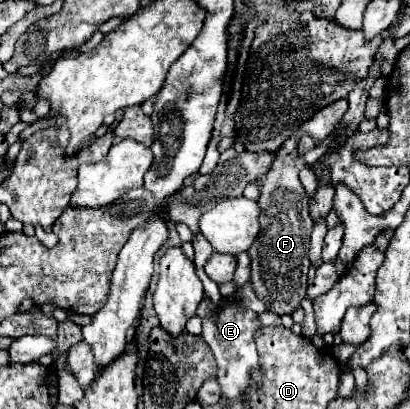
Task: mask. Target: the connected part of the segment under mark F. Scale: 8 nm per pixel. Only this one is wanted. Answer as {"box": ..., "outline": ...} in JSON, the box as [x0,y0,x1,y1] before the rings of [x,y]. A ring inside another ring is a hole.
{"box":[248,98,348,316],"outline":[[[342,98],[342,100],[328,104],[320,112],[316,112],[316,116],[312,116],[308,122],[304,122],[300,126],[300,130],[280,146],[270,172],[262,178],[260,200],[258,200],[258,206],[262,210],[260,212],[262,230],[256,236],[256,240],[252,242],[252,246],[248,248],[248,254],[252,258],[250,282],[254,284],[256,296],[270,298],[268,308],[280,316],[292,314],[300,306],[300,300],[306,294],[306,288],[308,288],[306,274],[310,268],[308,250],[310,250],[310,234],[312,234],[312,226],[314,226],[314,222],[308,214],[306,190],[304,190],[302,182],[298,180],[298,172],[304,166],[304,162],[300,160],[300,156],[296,152],[296,142],[304,134],[312,136],[316,142],[326,138],[332,132],[332,128],[340,122],[340,118],[344,116],[346,110],[348,110],[348,100]]]}

